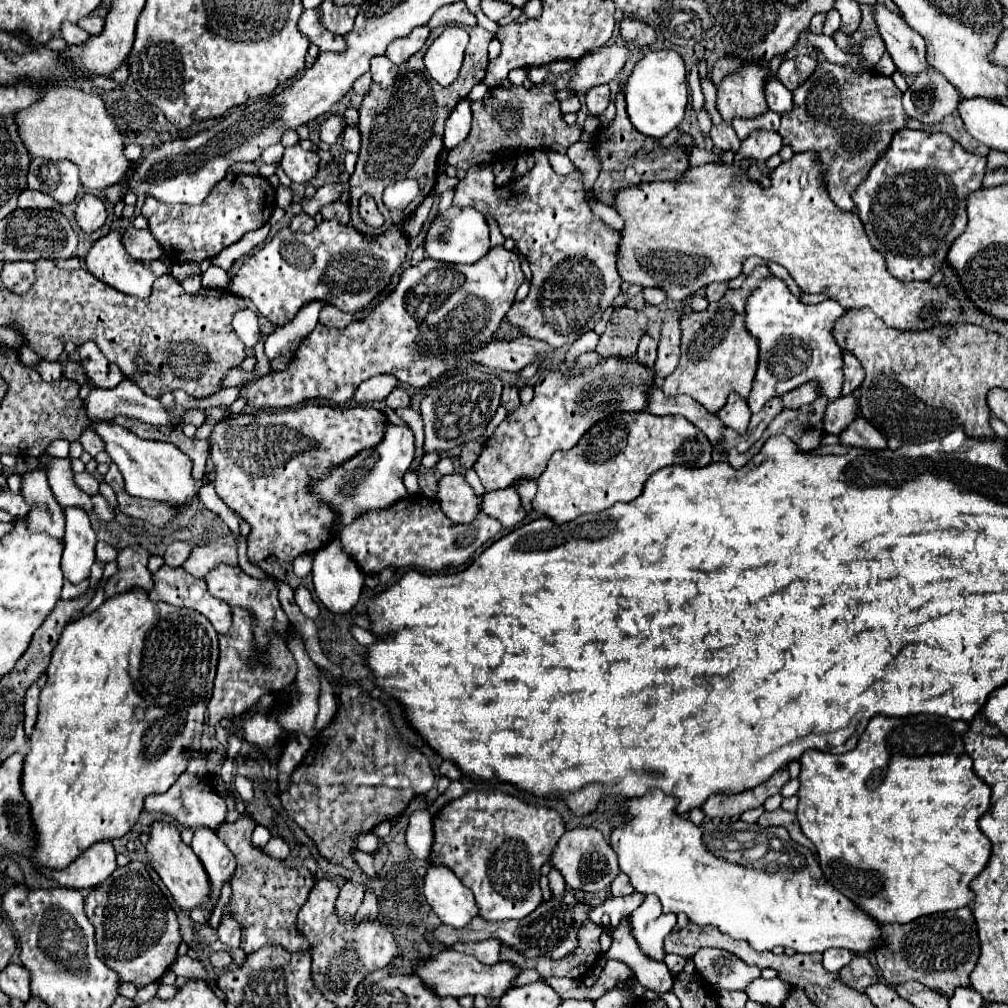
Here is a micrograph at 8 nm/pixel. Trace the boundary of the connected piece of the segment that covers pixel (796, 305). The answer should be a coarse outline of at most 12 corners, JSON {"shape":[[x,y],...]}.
{"shape":[[774,274],[748,296],[752,412],[810,380],[842,392],[836,300],[802,304]]}

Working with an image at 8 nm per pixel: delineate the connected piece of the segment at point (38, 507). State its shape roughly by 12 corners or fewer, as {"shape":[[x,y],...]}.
{"shape":[[44,470],[22,474],[30,532],[64,538],[64,514]]}

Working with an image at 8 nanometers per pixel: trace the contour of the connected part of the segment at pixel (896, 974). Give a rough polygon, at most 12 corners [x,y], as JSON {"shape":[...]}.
{"shape":[[972,910],[882,924],[888,984],[950,996],[980,954]]}

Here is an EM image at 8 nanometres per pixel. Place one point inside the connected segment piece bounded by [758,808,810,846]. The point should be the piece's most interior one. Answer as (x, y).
(779, 817)

